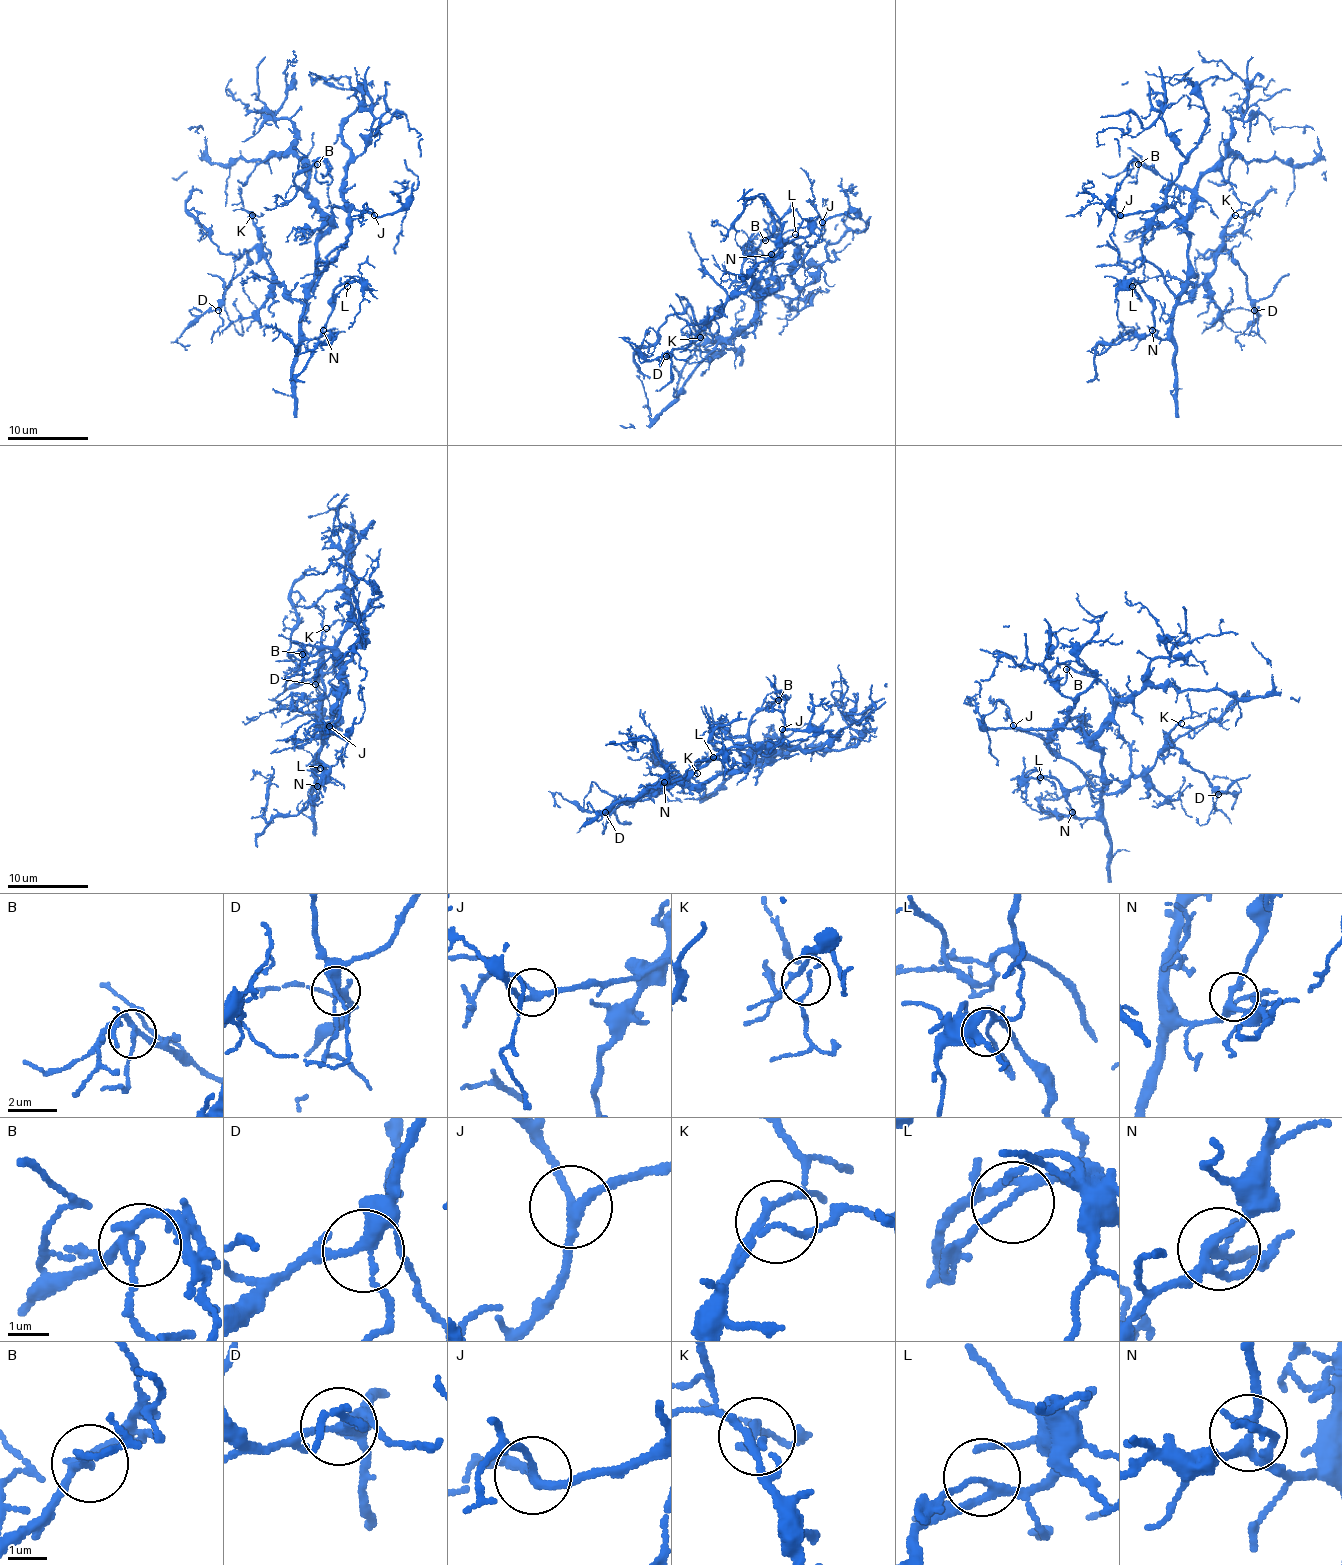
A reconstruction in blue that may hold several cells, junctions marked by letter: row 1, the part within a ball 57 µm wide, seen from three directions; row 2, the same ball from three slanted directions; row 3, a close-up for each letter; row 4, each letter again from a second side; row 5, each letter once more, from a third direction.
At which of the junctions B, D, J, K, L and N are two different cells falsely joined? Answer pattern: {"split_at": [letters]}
{"split_at": []}

